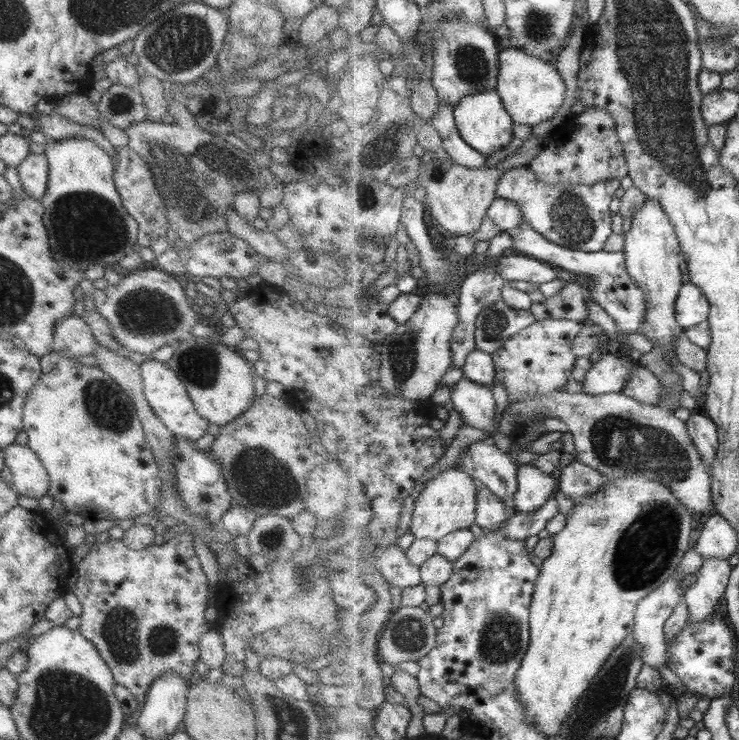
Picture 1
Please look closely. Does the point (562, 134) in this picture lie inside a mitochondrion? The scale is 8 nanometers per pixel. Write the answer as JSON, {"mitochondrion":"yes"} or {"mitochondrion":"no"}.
{"mitochondrion":"no"}

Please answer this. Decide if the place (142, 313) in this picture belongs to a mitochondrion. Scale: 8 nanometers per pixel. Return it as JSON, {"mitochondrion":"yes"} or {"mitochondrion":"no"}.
{"mitochondrion":"yes"}

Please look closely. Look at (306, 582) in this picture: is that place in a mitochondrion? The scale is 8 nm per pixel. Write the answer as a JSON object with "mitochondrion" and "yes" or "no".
{"mitochondrion":"yes"}

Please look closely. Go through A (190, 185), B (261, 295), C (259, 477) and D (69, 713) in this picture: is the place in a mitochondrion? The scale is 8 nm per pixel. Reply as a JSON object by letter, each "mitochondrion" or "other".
{"A":"mitochondrion","B":"other","C":"mitochondrion","D":"mitochondrion"}

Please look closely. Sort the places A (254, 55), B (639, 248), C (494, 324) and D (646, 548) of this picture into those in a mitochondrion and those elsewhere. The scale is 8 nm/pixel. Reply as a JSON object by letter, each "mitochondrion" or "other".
{"A":"other","B":"other","C":"mitochondrion","D":"mitochondrion"}

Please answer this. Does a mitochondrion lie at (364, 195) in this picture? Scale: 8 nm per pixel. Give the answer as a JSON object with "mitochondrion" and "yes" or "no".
{"mitochondrion":"yes"}

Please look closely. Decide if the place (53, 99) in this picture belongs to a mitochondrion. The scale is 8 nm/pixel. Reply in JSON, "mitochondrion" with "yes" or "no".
{"mitochondrion":"no"}

